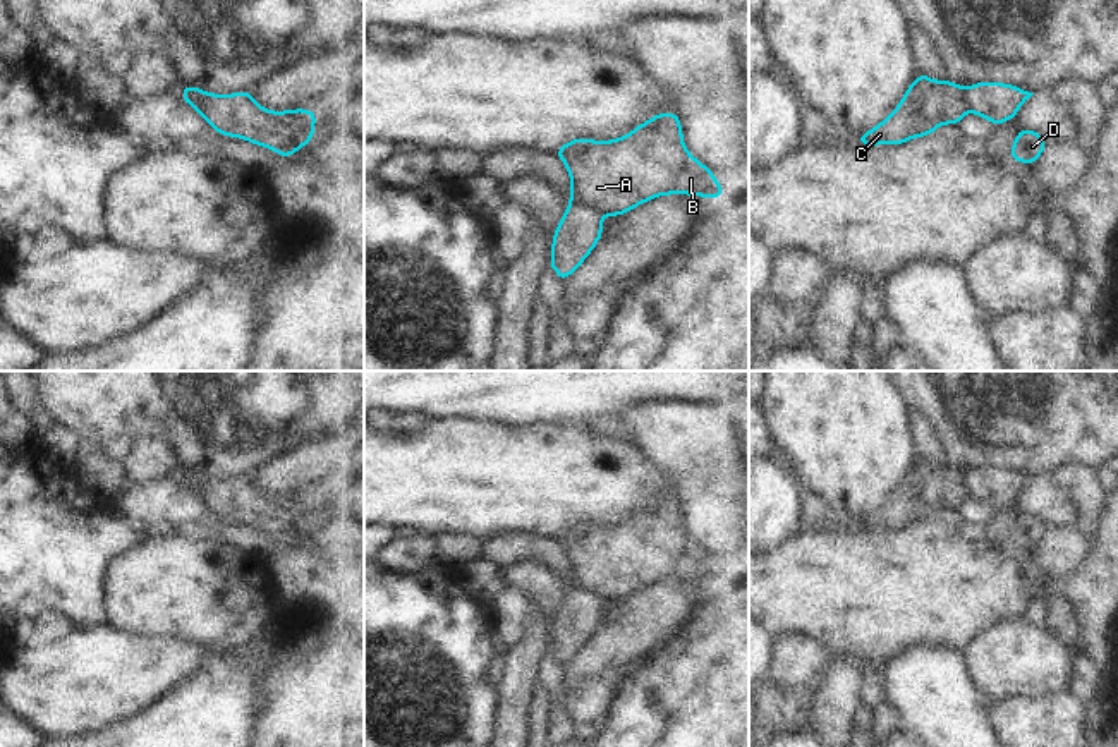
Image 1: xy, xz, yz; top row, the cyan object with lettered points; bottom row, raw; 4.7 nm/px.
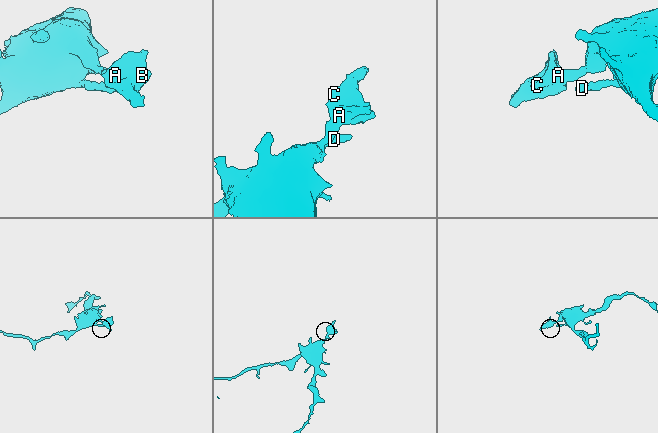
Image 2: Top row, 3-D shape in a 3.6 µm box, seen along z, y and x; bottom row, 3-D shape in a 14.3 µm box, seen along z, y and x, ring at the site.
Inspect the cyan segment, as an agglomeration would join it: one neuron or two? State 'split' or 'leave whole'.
split

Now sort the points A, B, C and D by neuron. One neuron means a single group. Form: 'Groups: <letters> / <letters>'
Groups: A B C / D.

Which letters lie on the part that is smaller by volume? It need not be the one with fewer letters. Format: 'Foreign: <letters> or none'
Foreign: A, B, C

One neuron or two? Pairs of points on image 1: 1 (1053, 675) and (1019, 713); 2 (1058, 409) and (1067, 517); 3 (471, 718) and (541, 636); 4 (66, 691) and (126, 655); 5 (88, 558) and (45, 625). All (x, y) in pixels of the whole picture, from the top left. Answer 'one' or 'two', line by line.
1: two
2: two
3: two
4: one
5: two

